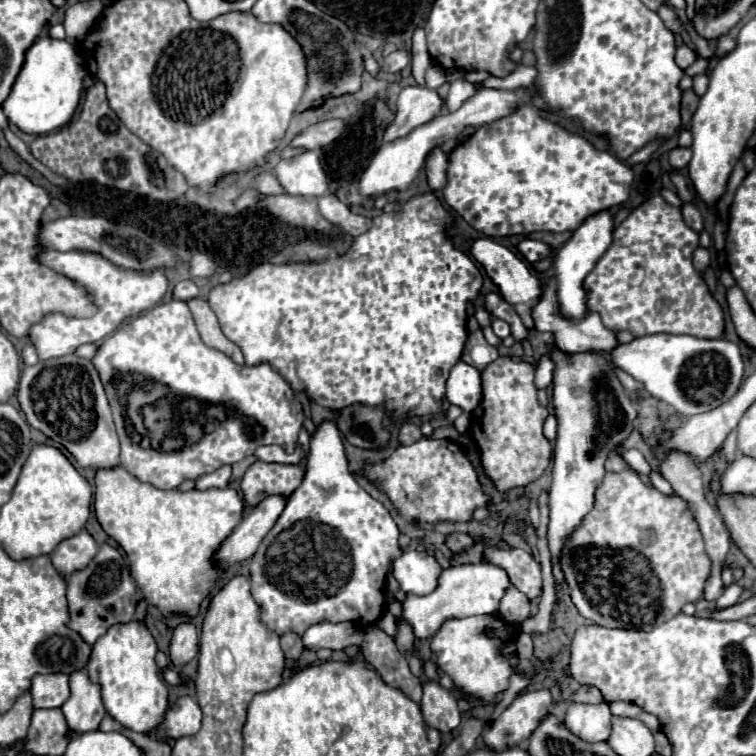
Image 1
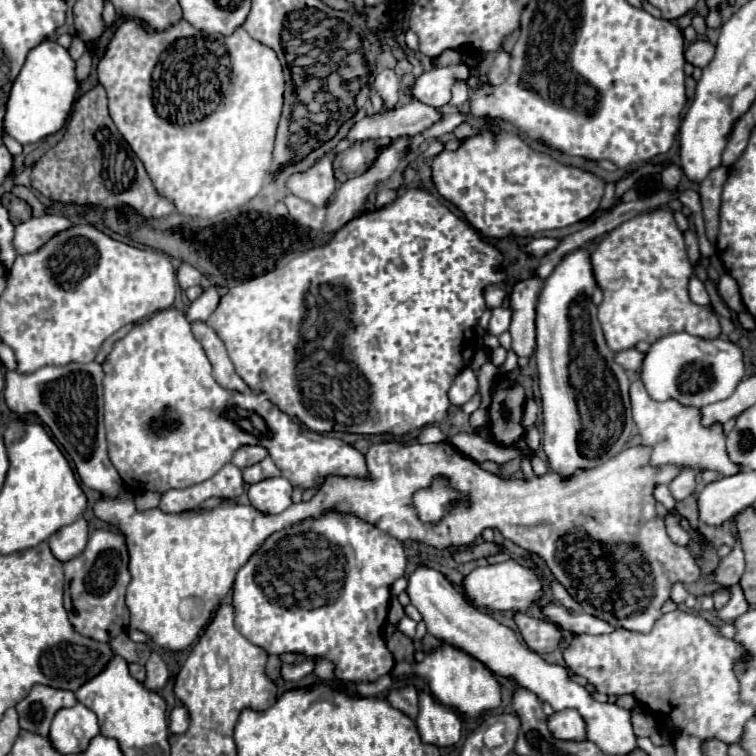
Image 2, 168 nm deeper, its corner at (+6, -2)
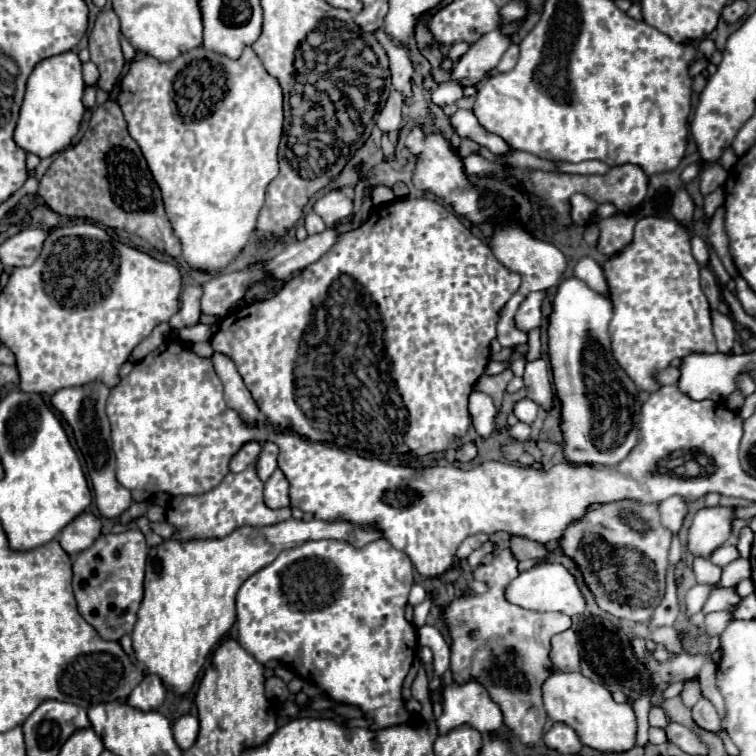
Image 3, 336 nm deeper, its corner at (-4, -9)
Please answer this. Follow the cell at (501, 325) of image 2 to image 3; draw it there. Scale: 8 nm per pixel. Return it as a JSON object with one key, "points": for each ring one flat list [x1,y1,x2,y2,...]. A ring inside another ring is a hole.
{"points":[[532,292,526,296,526,300,520,304,514,320,516,320,516,328,520,328,522,332,530,332,532,328,536,328,540,324,540,306,542,306,542,298,546,296,546,292]]}

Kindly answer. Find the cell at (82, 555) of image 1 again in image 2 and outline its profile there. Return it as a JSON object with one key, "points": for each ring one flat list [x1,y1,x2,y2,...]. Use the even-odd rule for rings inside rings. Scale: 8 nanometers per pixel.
{"points":[[78,517,74,523,58,529,48,539,48,543,50,543,50,549,56,559,70,561,84,551,86,539,88,539,88,523,84,517]]}

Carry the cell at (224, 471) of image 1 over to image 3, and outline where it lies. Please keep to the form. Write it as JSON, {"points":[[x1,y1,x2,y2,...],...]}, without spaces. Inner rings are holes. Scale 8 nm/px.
{"points":[[248,466,248,470,240,474,228,474,214,490,200,494,200,496,176,496,172,498,166,520,178,528,178,532,172,538,178,540,190,540,190,538,220,538,236,530,238,526,250,524,250,526,268,526,282,522,284,518,290,518,290,508,284,510,270,510,262,500,262,488,264,484,256,476,256,468]]}

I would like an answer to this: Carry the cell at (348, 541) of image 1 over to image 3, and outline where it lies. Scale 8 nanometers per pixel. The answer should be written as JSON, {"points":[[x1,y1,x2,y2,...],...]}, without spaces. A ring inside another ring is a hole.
{"points":[[380,538,376,542,370,542,368,546,364,548,354,548,342,540,316,540,316,542,306,542,306,544,300,544,296,548,288,548,284,550,272,564,264,566,262,570,258,570,256,574,252,574,238,590,236,594,236,612,238,612,238,618,236,618,236,624,238,624,238,642,262,664,270,662,270,660,280,660,284,664,288,664,300,678,304,680,310,680,310,682,316,682,330,698,338,700,338,702,346,702,346,704,354,704,358,708,362,708,366,712,366,716,374,718,374,726,372,728,384,728,384,726,394,726,394,724,402,724,402,722,408,722,412,724,414,716,406,714,404,710,404,704,402,704,402,696,400,696,400,690,402,690,402,682,408,674,408,668,414,660,414,654,416,654,416,646,418,646,418,638,416,638,416,628,406,622,404,618,404,608,406,608,406,600,408,600,408,592,414,584,414,564,412,560,408,558,408,554,404,554,402,550,396,550,388,540],[340,644,342,652,340,654,334,654,332,650]]}

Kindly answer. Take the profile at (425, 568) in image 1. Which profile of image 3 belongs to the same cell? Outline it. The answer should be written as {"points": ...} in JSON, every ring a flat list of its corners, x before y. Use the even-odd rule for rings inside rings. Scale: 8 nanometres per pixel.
{"points":[[550,672,550,676,542,684,542,698,548,716,554,722,572,726,586,746,602,754,622,754,636,746,638,722,632,706,616,704,604,686,592,682,582,672]]}

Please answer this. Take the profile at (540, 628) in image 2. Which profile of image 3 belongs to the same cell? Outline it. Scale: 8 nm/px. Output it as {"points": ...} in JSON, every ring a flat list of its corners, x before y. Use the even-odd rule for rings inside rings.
{"points":[[572,628,552,636,550,640,550,660,562,672,576,672,580,654,578,654,578,636]]}

